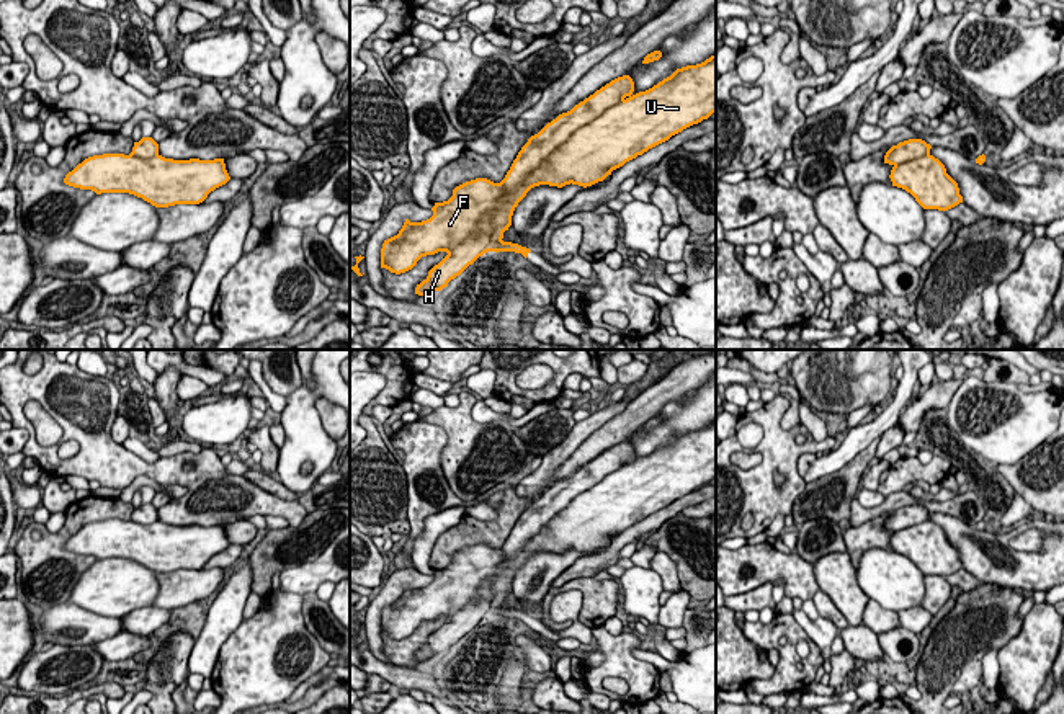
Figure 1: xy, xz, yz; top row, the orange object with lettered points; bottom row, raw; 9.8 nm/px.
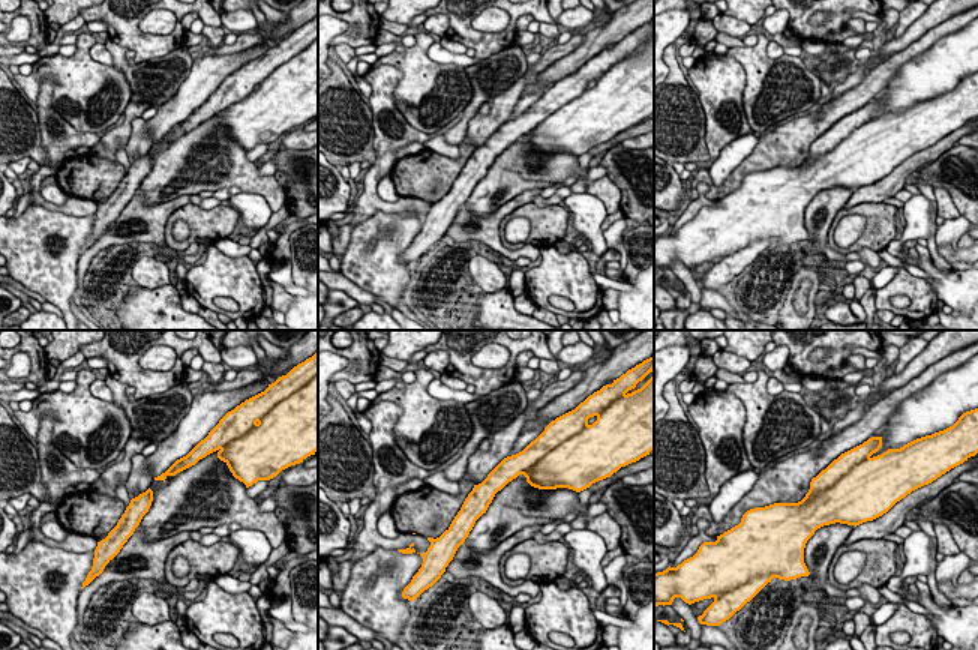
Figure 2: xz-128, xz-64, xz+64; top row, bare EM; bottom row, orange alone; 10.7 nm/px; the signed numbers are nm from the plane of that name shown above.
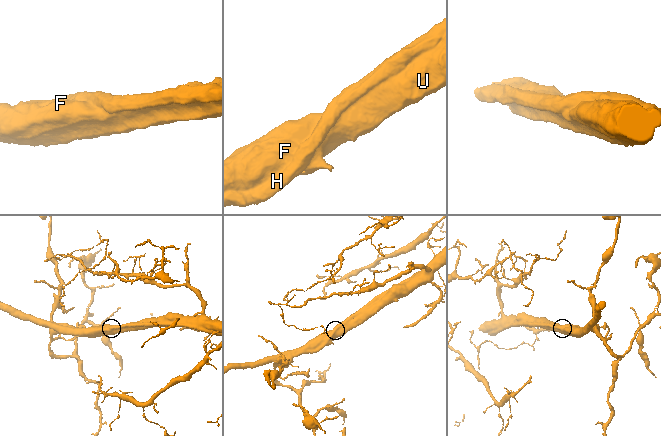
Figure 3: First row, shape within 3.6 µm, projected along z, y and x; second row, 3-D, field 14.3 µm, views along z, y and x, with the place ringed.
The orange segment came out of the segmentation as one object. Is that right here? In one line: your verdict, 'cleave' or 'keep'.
cleave

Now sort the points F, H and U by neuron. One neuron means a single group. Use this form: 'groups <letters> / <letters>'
groups F U / H

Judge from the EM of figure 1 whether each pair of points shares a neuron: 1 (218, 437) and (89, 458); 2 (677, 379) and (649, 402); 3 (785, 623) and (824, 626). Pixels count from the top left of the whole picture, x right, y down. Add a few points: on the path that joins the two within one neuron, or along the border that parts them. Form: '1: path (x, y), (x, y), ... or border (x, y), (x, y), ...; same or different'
1: border (203, 445), (214, 448); different
2: path (670, 386), (656, 396); same
3: border (790, 615), (822, 655); different

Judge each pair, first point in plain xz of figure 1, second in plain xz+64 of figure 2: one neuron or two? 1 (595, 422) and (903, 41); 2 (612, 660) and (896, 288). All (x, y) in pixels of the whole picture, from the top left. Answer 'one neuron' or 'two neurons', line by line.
1: two neurons
2: one neuron

